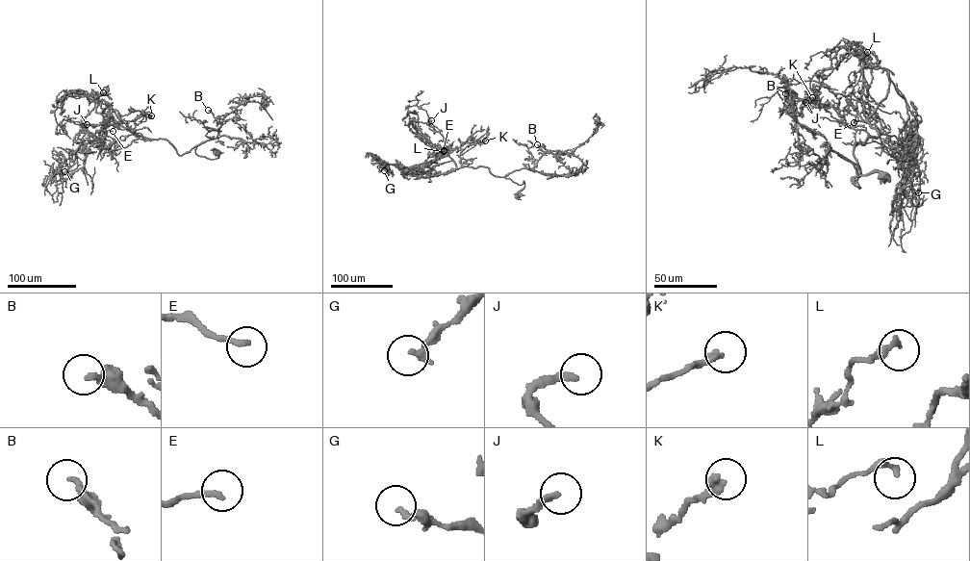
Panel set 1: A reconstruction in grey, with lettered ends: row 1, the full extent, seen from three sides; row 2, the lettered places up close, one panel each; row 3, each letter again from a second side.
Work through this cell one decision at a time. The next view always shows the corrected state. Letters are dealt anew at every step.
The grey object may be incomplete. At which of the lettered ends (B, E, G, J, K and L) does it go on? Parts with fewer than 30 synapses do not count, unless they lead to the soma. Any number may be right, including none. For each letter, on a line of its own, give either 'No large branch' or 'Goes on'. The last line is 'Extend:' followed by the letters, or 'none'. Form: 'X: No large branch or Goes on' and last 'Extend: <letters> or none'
B: No large branch
E: No large branch
G: No large branch
J: Goes on
K: No large branch
L: No large branch
Extend: J

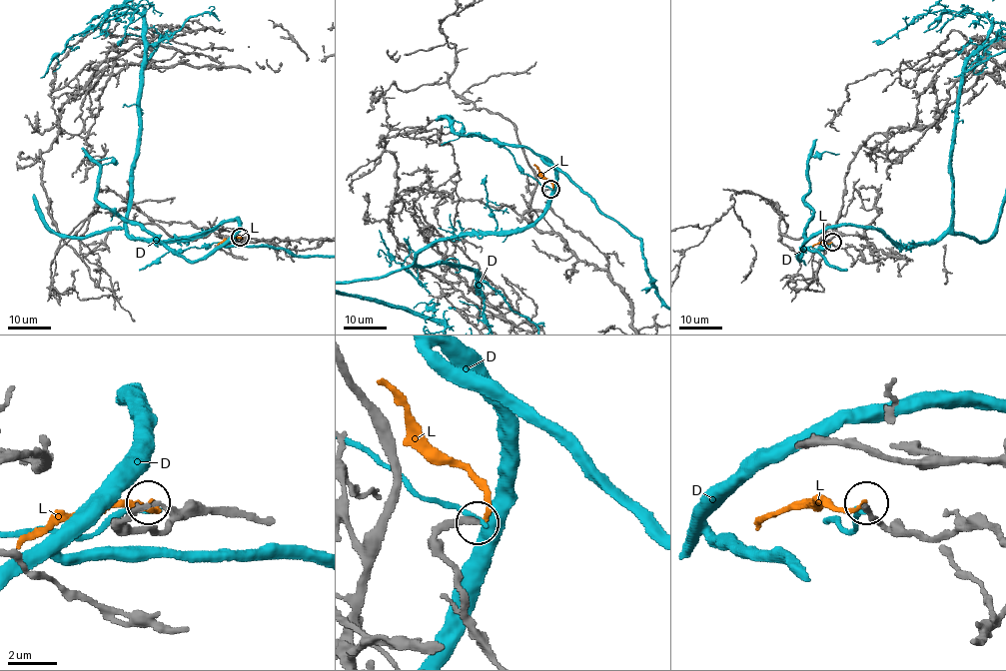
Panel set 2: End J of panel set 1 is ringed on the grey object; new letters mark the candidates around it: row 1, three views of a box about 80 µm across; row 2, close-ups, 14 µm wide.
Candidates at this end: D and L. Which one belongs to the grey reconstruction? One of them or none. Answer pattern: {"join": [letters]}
{"join": ["L"]}

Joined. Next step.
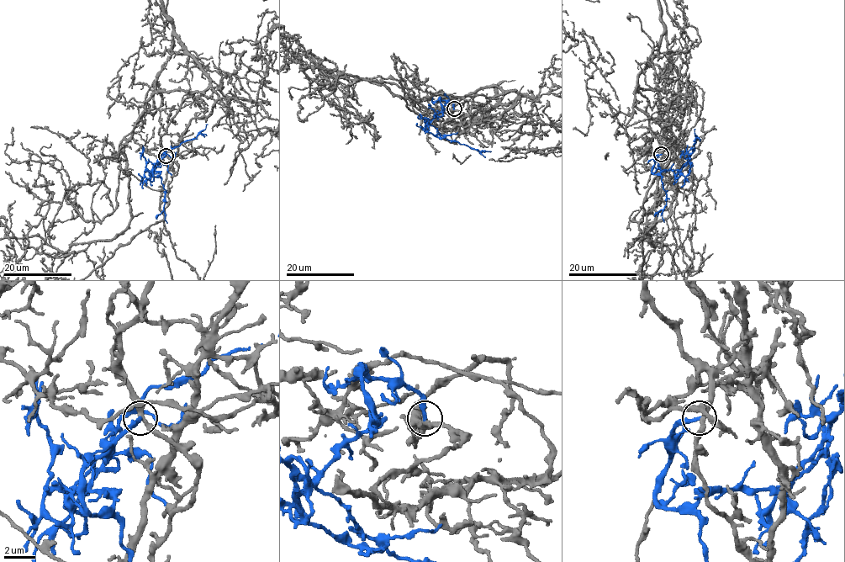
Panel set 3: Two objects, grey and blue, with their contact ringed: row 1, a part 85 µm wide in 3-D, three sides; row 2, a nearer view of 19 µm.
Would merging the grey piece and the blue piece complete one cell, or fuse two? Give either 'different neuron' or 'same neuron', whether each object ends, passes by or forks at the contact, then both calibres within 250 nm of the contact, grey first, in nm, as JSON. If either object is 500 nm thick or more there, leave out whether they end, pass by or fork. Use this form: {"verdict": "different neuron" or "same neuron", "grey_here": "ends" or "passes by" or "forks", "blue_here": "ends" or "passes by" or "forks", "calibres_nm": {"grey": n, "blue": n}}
{"verdict": "same neuron", "grey_here": "passes by", "blue_here": "ends", "calibres_nm": {"grey": 340, "blue": 240}}

